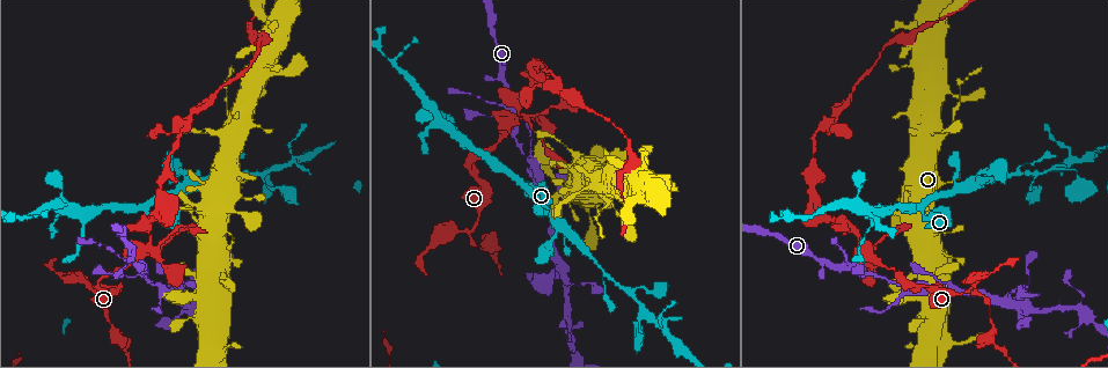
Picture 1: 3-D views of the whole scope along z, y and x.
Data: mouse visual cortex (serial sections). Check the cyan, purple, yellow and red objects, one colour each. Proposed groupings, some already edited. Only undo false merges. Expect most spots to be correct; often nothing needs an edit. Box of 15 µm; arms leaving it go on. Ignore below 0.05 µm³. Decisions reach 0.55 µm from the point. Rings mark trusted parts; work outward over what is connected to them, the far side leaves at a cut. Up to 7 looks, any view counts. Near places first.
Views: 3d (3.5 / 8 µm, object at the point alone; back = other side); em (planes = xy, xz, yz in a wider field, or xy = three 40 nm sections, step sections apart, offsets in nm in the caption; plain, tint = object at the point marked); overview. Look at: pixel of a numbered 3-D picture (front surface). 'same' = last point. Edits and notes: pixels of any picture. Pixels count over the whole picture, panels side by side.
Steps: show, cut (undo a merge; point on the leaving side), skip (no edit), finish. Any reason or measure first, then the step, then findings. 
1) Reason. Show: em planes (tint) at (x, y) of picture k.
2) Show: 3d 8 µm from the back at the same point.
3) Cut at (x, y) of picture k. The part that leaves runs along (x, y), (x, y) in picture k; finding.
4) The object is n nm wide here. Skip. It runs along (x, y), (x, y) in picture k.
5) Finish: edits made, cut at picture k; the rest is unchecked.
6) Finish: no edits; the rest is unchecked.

Abrupt turn. Show: 3d 8 µm at (940, 135) of picture 1.

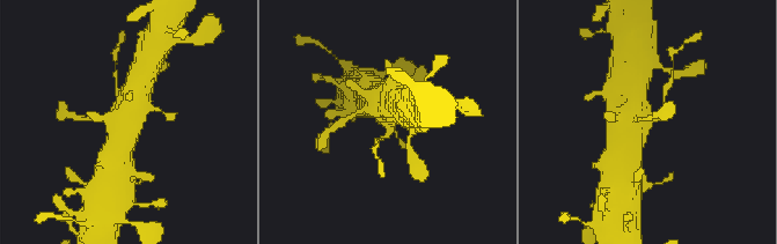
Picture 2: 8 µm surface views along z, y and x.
Show: em xy step 1 (tint) at (647, 122) of picture 2.

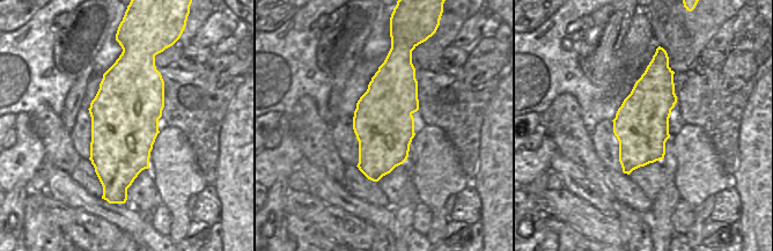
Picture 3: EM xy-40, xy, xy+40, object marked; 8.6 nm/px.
Skip. It runs along (124, 133), (144, 72) in picture 2; continuous, no second cell.

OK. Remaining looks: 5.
Calibre changes. Show: 3d 8 µm at (222, 230) of picture 1.

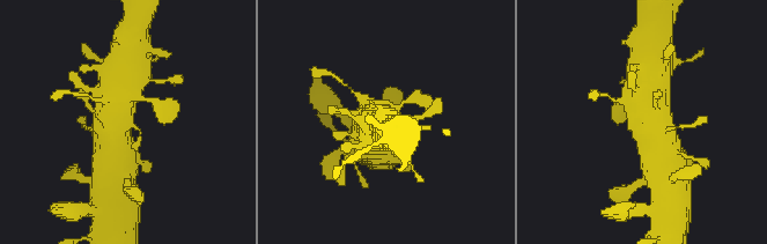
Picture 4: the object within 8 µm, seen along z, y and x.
Show: em planes (tint) at (129, 123) of picture 4.

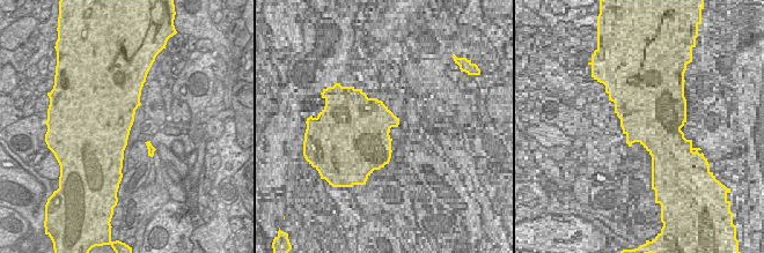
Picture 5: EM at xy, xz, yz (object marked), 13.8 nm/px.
The object is 650 nm wide here. Skip. It runs along (118, 96), (134, 146) in picture 4; all the same cell.

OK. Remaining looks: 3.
Sudden change in width. Show: 3d 8 µm at (499, 104) of picture 1.

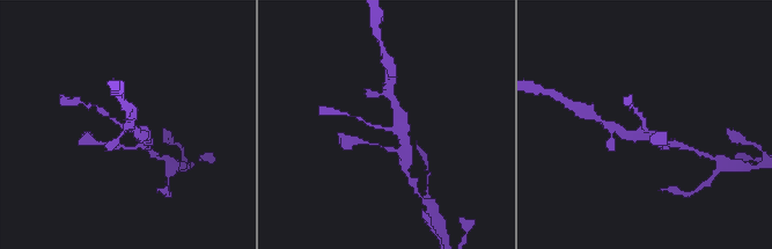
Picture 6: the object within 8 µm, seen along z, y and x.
Closer look. Show: 3d 3.5 µm at (646, 129) of picture 6.

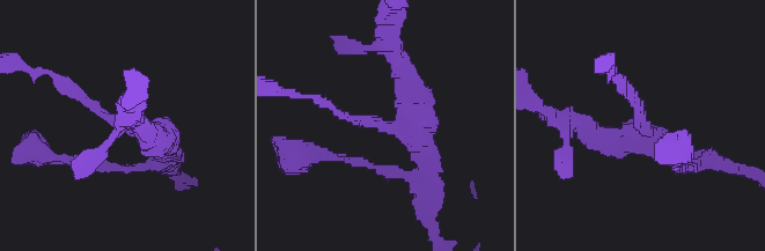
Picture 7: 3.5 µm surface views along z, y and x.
The arms are 100, 400 nm wide; now the EM. Show: em planes (tint) at (379, 127) of picture 7.

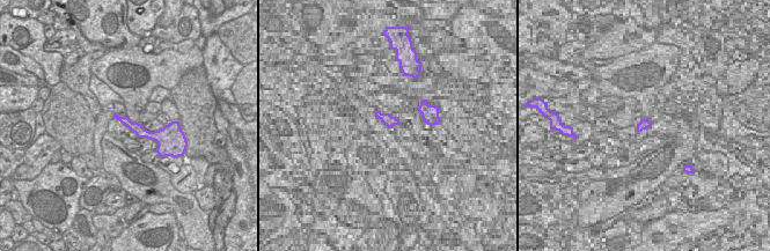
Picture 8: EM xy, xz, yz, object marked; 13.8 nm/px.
Skip. One cell here.

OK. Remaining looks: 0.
Finish: no edits; the rest is unchecked.

